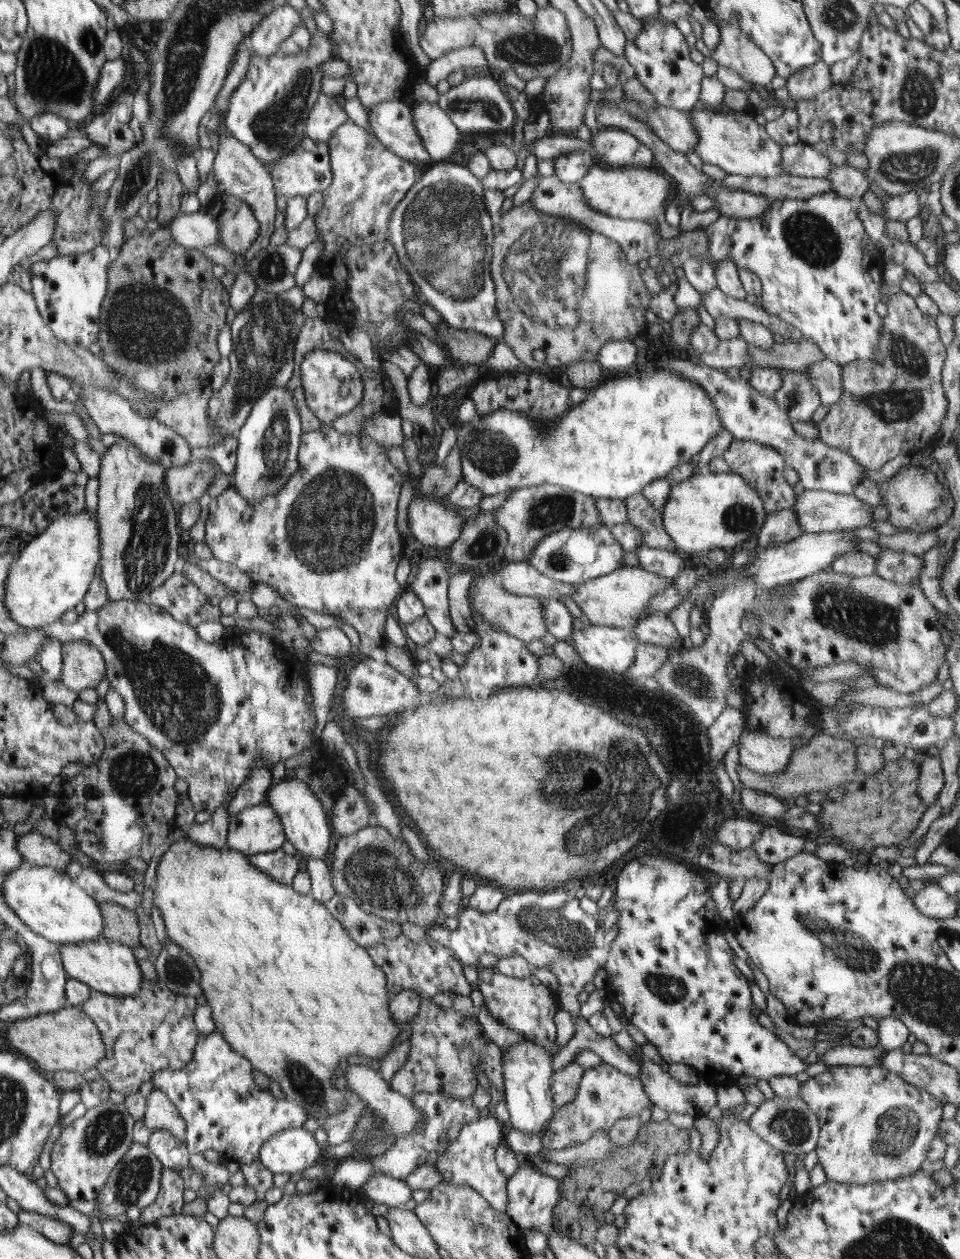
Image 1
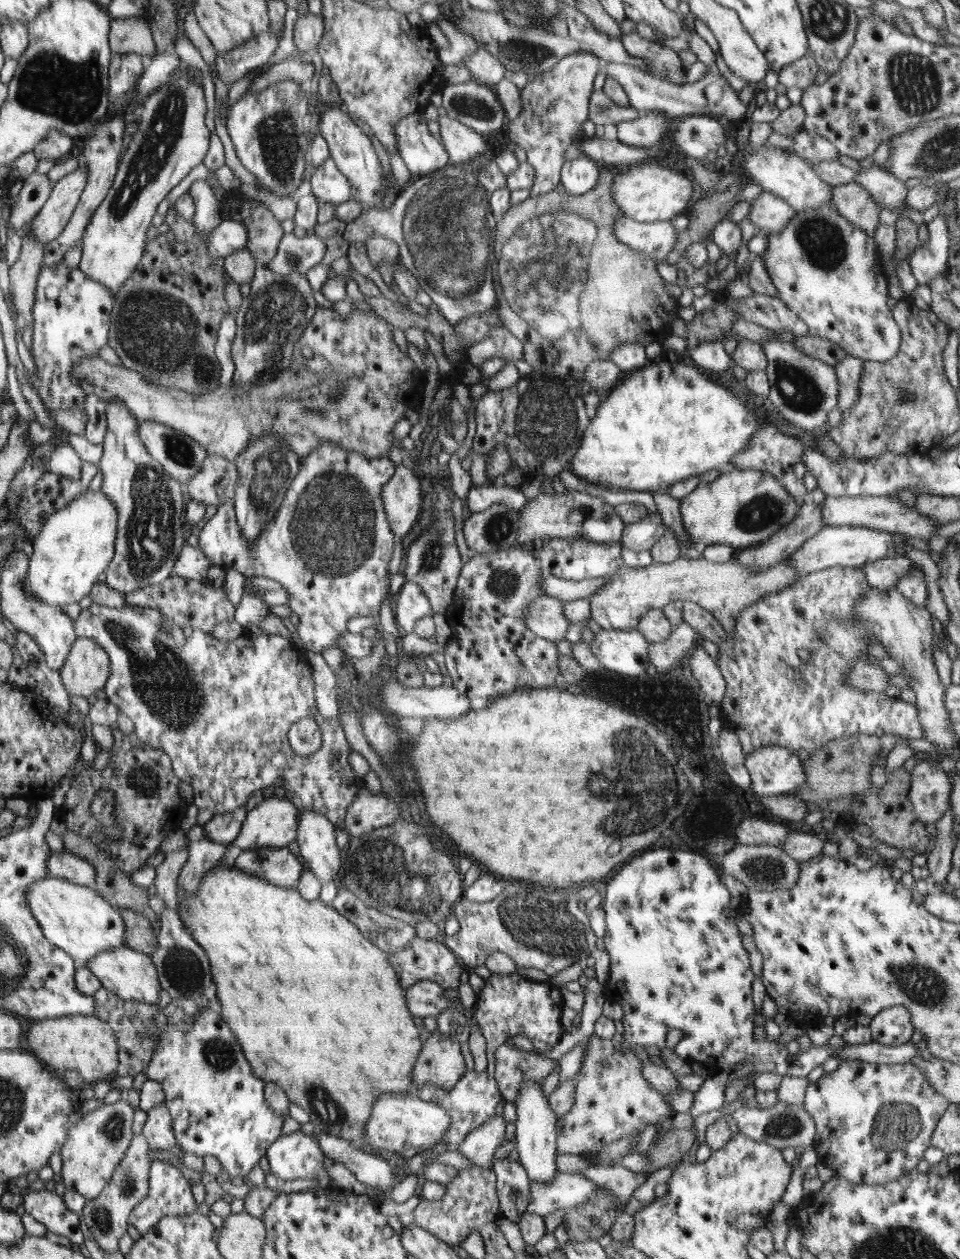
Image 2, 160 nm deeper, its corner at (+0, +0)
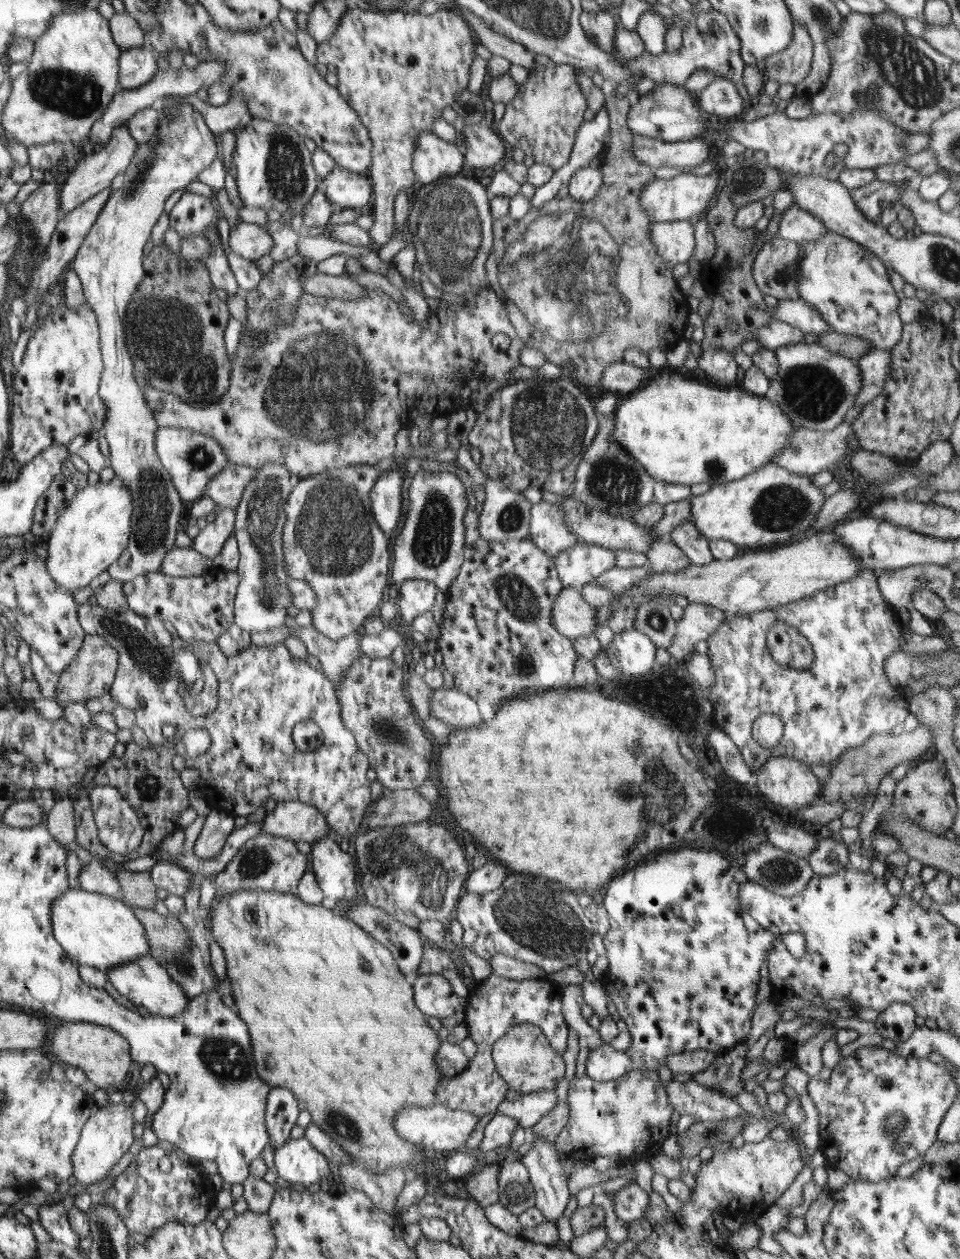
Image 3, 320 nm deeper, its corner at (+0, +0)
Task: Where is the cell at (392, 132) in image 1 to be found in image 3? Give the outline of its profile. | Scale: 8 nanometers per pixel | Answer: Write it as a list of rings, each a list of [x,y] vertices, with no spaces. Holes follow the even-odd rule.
[[[427,130],[421,132],[416,141],[412,170],[419,185],[436,182],[442,177],[454,177],[469,172],[458,146],[445,142]]]

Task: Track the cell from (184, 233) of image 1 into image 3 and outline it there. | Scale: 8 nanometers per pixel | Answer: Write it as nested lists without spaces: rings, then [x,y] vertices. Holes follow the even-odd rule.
[[[240,222],[230,230],[229,245],[234,254],[245,259],[257,260],[270,254],[274,241],[258,224]]]

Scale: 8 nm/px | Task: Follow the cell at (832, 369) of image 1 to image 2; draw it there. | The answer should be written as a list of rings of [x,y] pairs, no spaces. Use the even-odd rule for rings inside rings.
[[[847,356],[838,364],[834,364],[839,380],[837,410],[853,408],[860,392],[861,374],[866,361],[863,358]]]

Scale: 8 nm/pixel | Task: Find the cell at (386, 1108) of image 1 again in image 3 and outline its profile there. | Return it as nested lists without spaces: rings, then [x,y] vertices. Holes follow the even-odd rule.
[[[439,1103],[432,1107],[404,1107],[394,1117],[394,1130],[406,1142],[414,1142],[416,1146],[429,1153],[441,1151],[445,1154],[465,1149],[466,1141],[478,1126],[479,1119],[472,1112],[454,1110]]]

